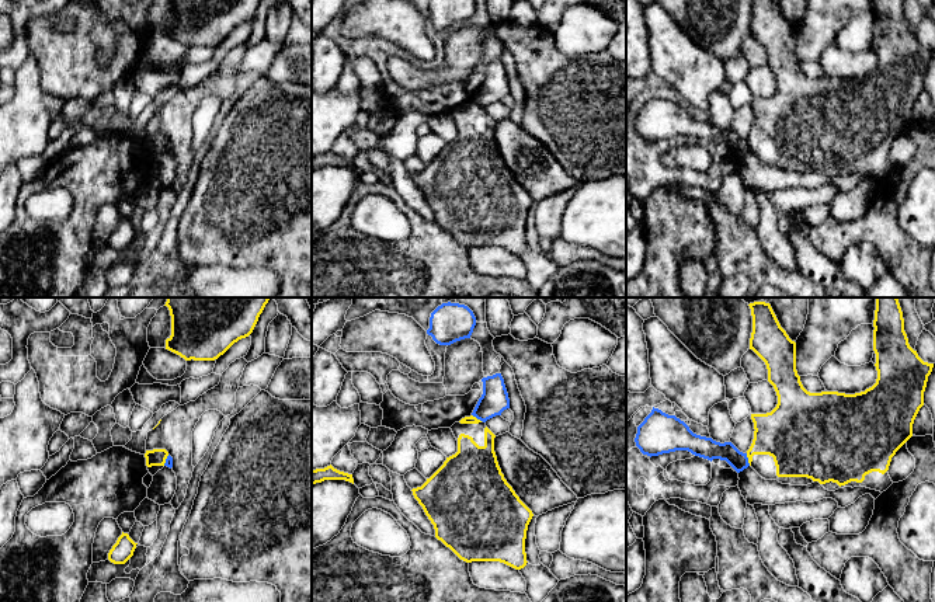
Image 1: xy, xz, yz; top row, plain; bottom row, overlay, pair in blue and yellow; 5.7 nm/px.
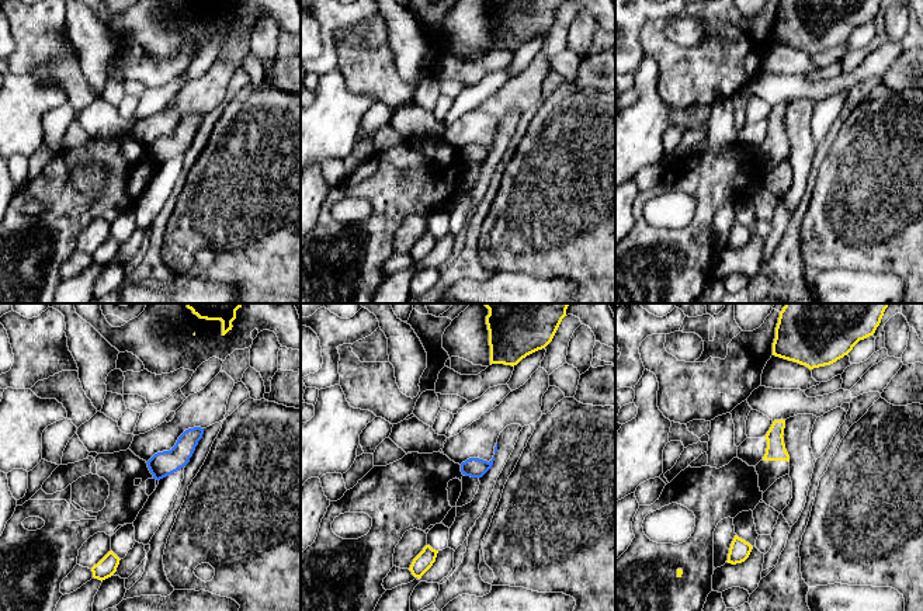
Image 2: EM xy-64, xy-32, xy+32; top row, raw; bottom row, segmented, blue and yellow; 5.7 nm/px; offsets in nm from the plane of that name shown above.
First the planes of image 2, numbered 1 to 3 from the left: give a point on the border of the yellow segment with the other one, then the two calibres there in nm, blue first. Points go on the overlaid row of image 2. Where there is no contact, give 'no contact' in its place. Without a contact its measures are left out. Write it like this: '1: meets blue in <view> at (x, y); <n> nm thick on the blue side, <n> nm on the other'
1: no contact
2: no contact
3: no contact

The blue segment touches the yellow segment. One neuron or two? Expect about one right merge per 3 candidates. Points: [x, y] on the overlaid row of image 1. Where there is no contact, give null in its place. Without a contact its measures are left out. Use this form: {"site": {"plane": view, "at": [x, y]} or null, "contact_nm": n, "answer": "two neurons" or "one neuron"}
{"site": {"plane": "yz", "at": [747, 459]}, "contact_nm": 80, "answer": "two neurons"}

